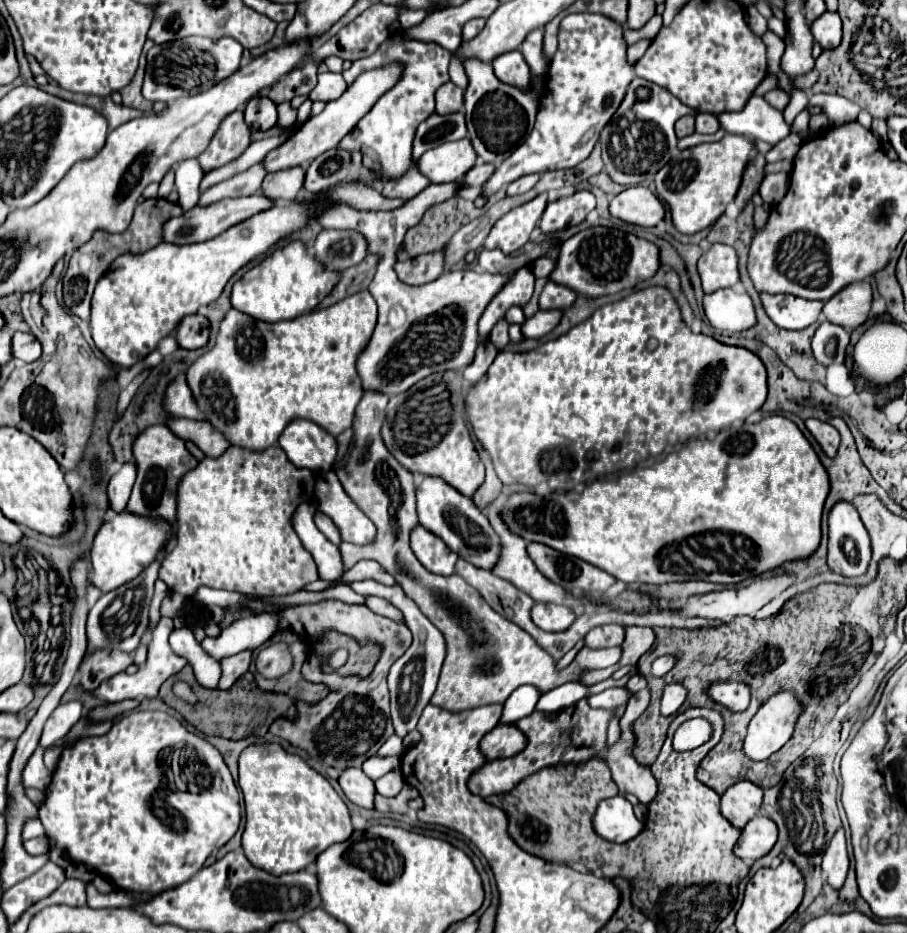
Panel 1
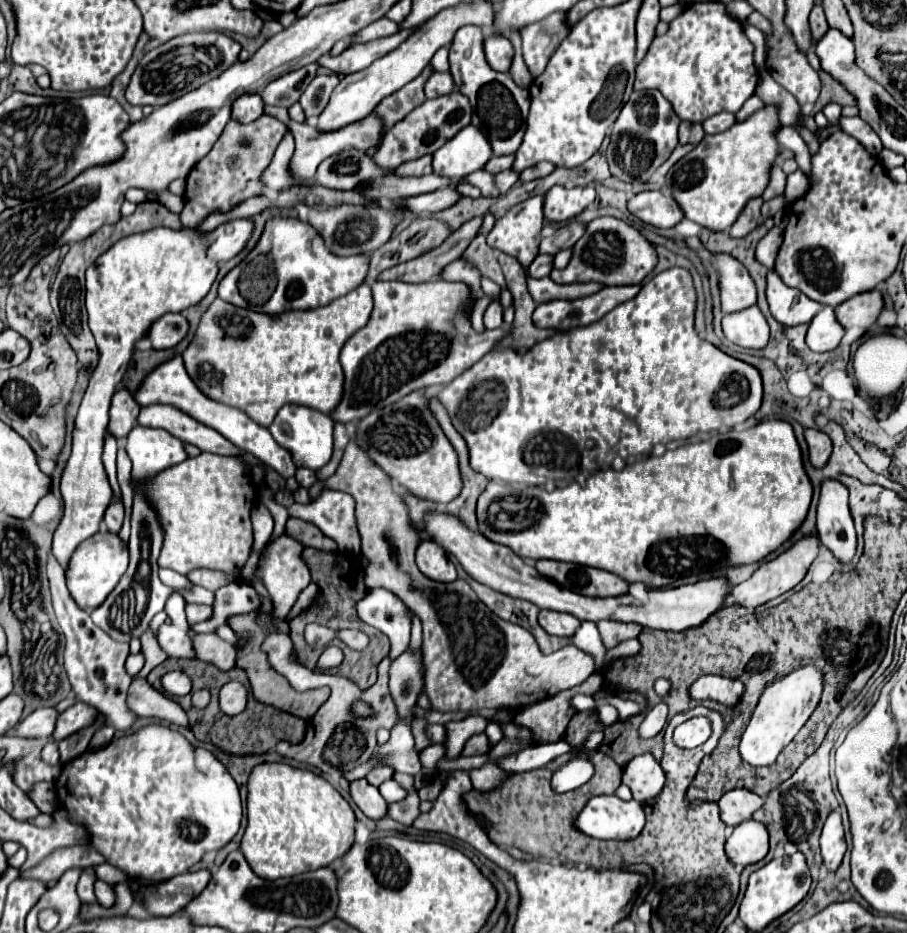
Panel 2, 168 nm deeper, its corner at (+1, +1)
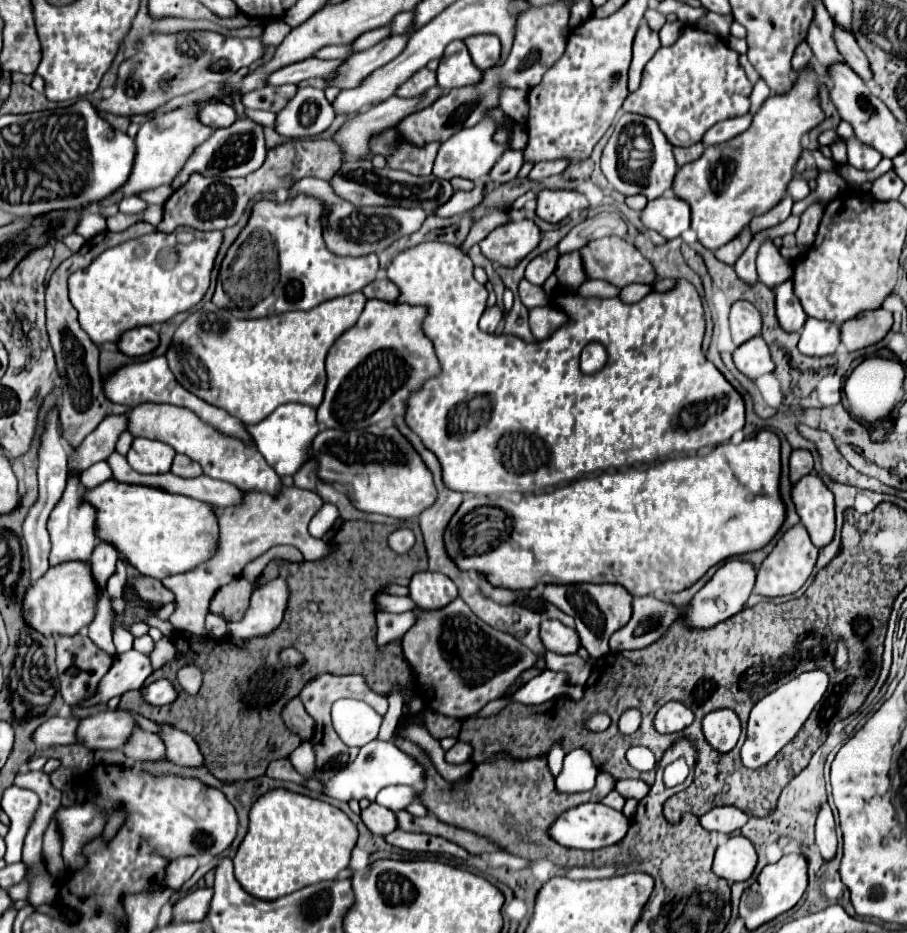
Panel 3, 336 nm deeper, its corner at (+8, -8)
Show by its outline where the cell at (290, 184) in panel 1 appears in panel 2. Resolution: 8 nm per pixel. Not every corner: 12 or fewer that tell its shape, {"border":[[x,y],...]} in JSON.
{"border":[[264,104],[295,137],[291,173],[311,179],[317,165],[345,149],[379,145],[383,121],[375,113],[319,131],[287,121],[287,109]]}

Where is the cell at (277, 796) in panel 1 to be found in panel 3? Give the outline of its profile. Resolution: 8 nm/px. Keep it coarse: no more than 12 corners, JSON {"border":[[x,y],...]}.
{"border":[[286,788],[252,804],[234,874],[276,900],[348,868],[342,810]]}

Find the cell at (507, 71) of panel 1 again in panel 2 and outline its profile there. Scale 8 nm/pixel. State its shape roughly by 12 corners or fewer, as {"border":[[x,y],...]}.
{"border":[[491,33],[483,41],[491,69],[507,73],[513,45]]}

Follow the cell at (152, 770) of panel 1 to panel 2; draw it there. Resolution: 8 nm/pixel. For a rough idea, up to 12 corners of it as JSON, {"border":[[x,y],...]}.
{"border":[[167,725],[55,783],[133,879],[187,873],[241,825],[221,761]]}

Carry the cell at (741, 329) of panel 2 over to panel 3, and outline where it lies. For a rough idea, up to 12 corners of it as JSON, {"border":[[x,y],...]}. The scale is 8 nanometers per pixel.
{"border":[[762,336],[732,352],[736,368],[748,378],[774,370]]}

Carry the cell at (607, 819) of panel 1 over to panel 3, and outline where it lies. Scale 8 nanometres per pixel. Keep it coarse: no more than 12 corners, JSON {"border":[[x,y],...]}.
{"border":[[604,804],[566,810],[550,836],[568,848],[620,842],[630,820]]}

